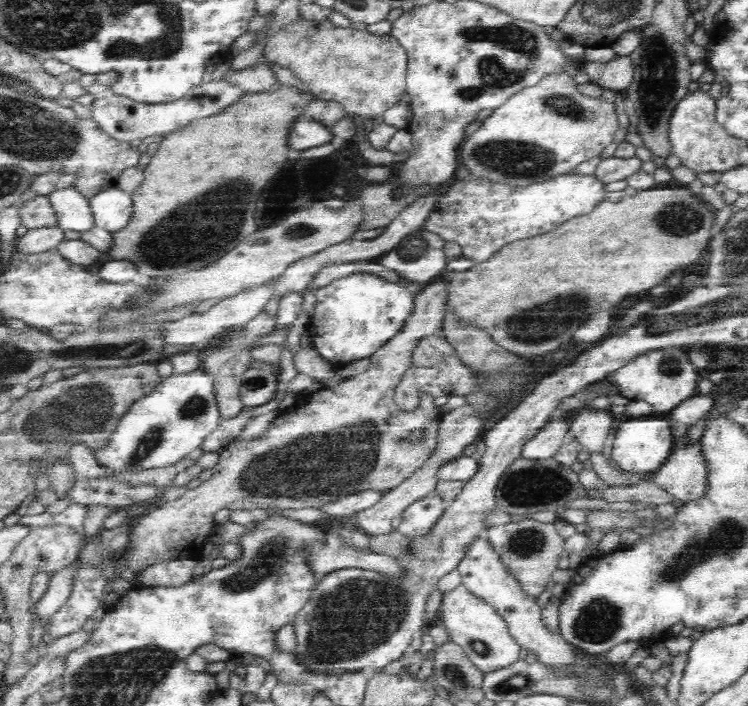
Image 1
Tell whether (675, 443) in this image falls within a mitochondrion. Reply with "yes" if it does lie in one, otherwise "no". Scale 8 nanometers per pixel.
no

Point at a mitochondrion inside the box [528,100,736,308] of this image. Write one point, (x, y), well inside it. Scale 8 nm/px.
(675, 219)

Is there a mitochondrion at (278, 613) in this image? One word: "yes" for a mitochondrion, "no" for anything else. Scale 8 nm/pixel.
no

